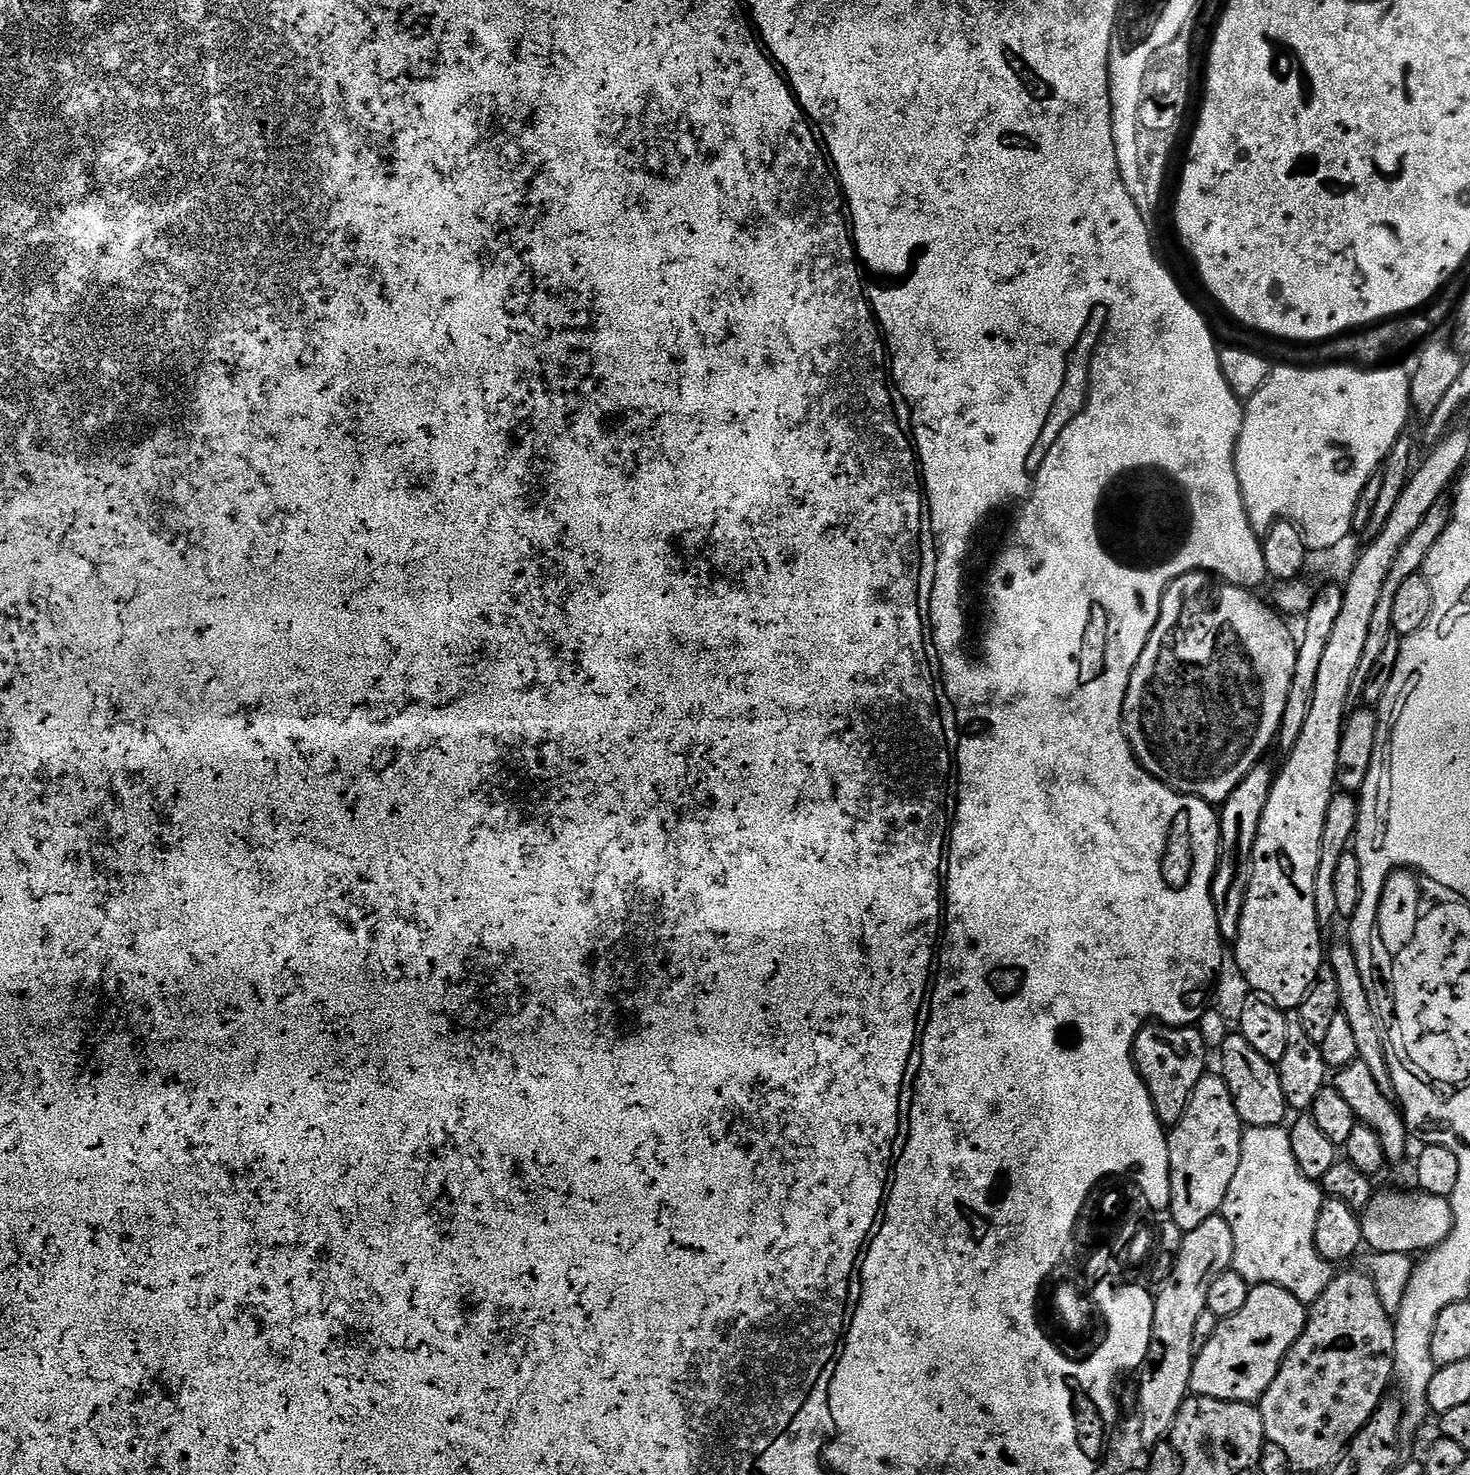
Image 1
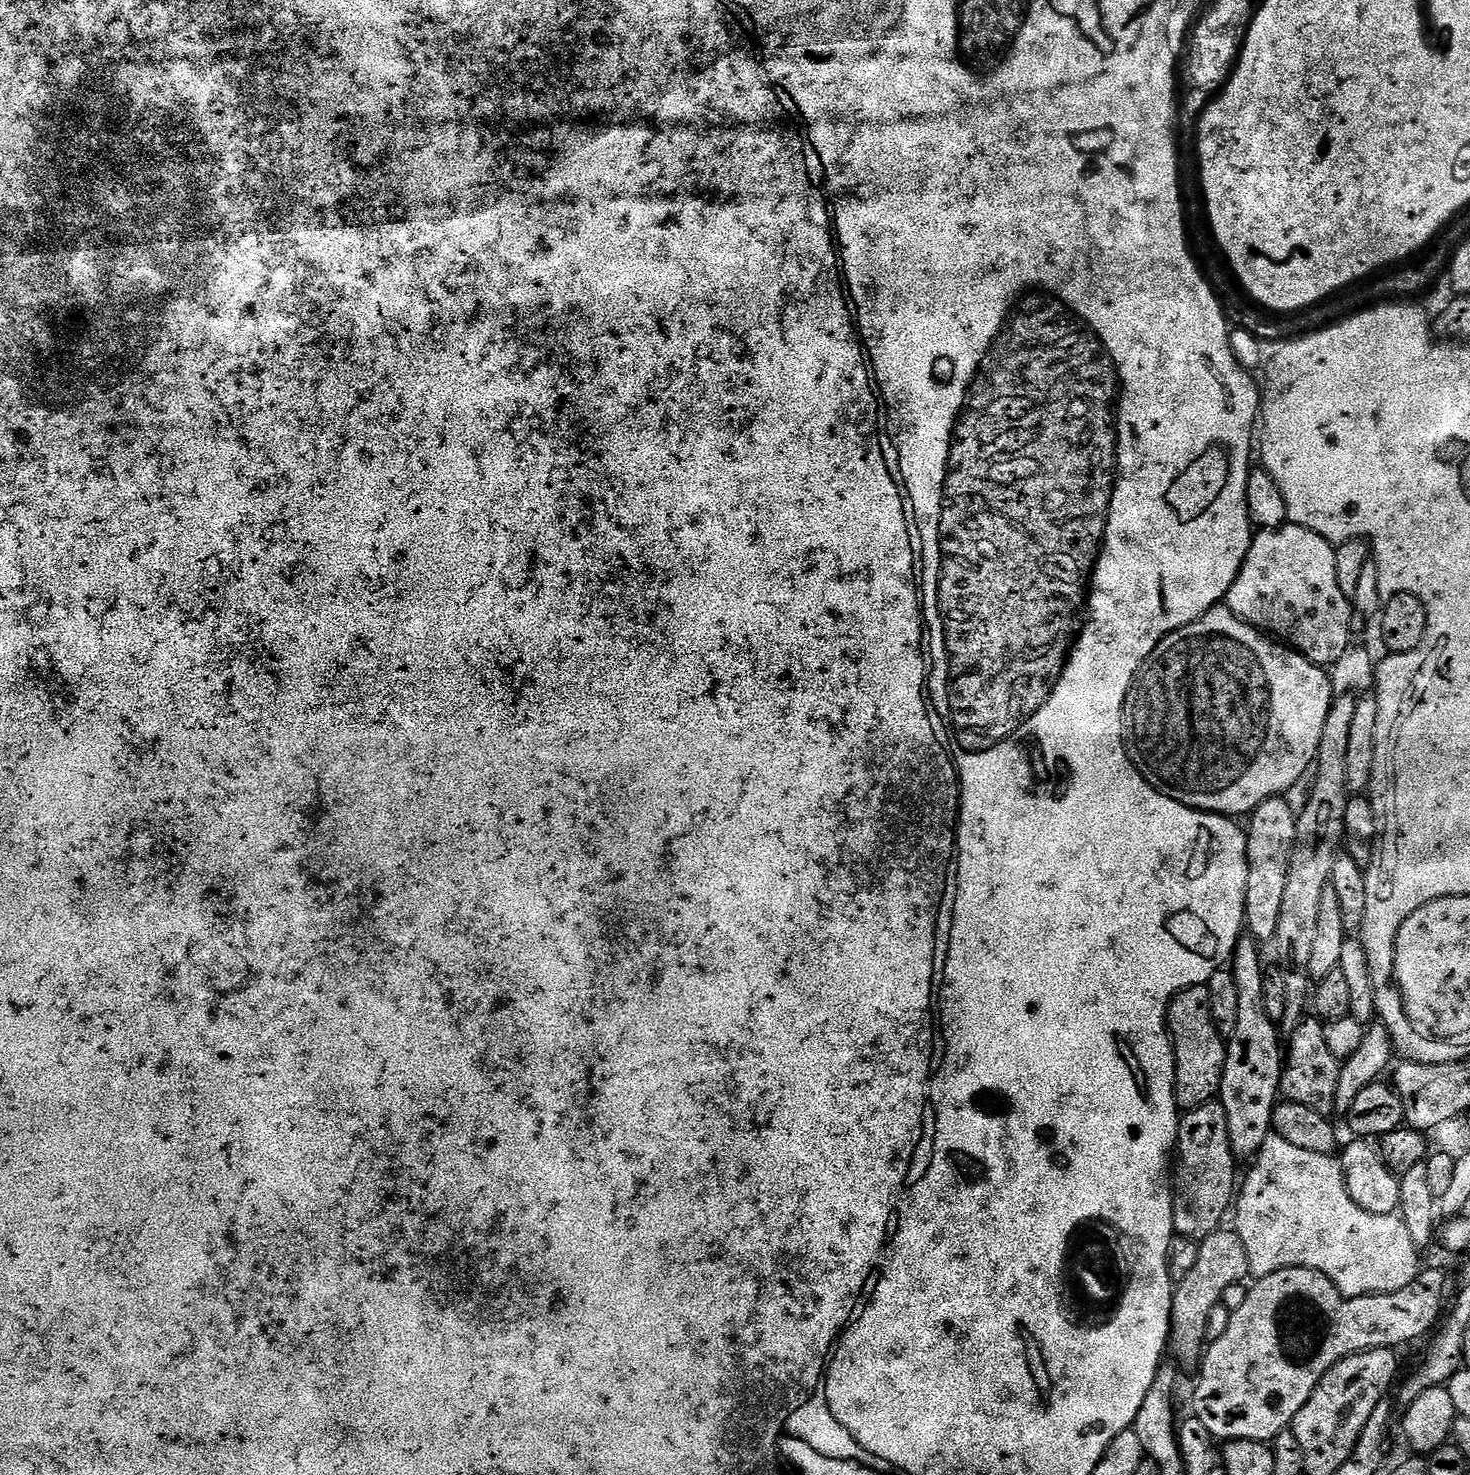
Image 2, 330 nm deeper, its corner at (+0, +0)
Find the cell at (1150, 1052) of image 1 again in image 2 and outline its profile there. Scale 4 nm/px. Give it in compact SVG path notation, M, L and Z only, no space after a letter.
M1207 987L1187 988L1173 998L1168 1006L1168 1032L1176 1055L1176 1102L1181 1109L1191 1110L1217 1099L1226 1062L1225 1037L1220 1035L1210 1010Z

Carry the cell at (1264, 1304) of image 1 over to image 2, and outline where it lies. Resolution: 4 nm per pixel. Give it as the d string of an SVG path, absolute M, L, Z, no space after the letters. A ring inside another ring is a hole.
M1283 1268L1269 1276L1259 1277L1255 1283L1249 1287L1246 1306L1231 1313L1229 1329L1222 1338L1207 1345L1198 1368L1200 1381L1192 1396L1191 1411L1220 1442L1275 1441L1277 1434L1295 1421L1298 1410L1306 1406L1320 1379L1335 1364L1359 1352L1369 1352L1375 1348L1396 1350L1399 1344L1420 1340L1441 1323L1446 1312L1444 1291L1448 1288L1448 1280L1436 1268L1429 1272L1421 1271L1413 1284L1388 1296L1359 1296L1353 1300L1344 1297L1330 1278L1309 1268ZM1320 1312L1324 1315L1325 1324L1321 1340Z

